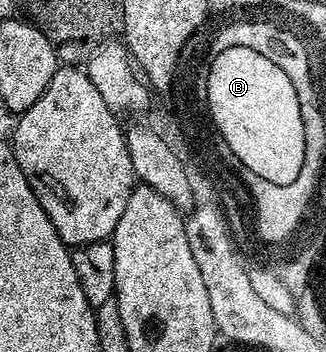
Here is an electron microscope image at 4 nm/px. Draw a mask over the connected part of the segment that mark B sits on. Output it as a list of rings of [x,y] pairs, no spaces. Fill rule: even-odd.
[[[229,50],[229,54],[221,54],[217,61],[217,66],[213,66],[211,79],[212,109],[219,124],[219,129],[225,131],[225,136],[229,139],[231,152],[239,158],[241,162],[249,162],[253,170],[258,174],[265,174],[265,178],[273,178],[273,182],[289,182],[293,174],[297,174],[297,166],[301,166],[301,118],[297,118],[297,102],[293,102],[293,90],[289,90],[289,82],[285,82],[285,74],[281,70],[273,70],[265,58],[257,58],[257,54],[249,54],[249,50]]]

